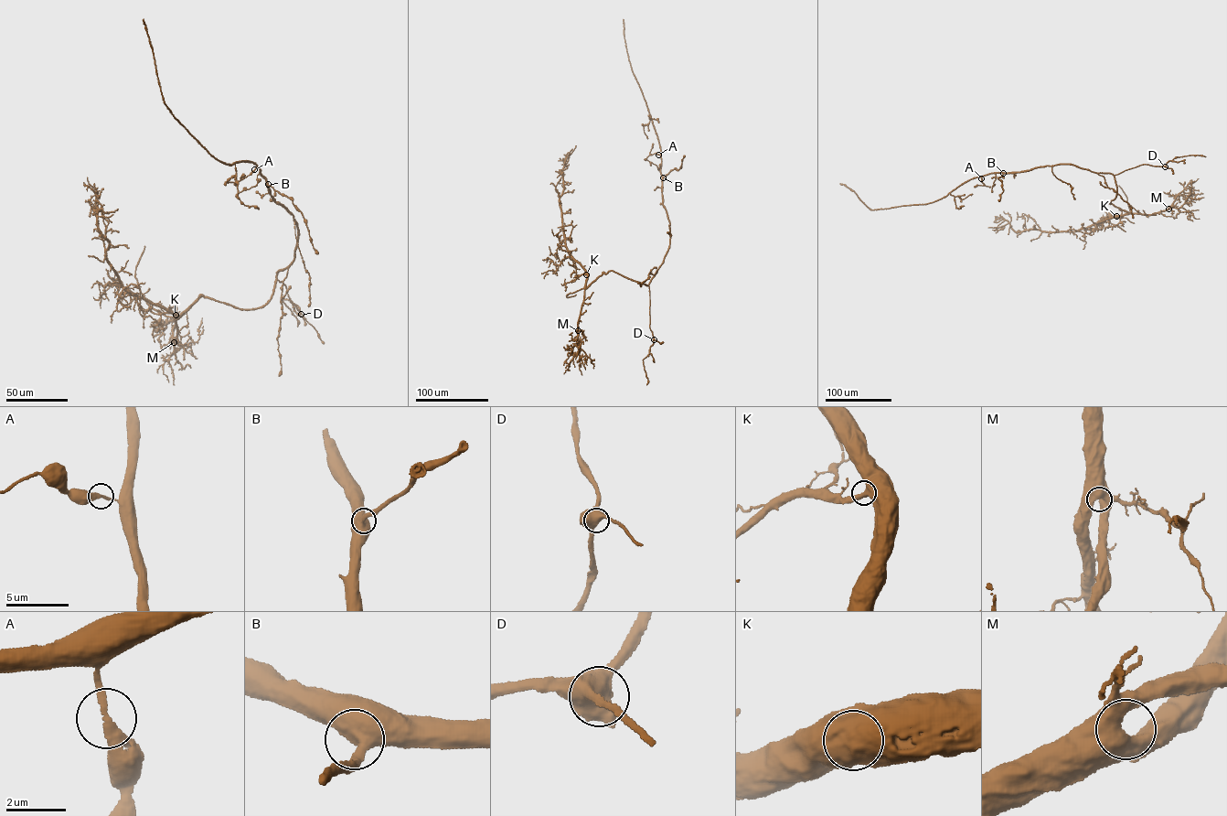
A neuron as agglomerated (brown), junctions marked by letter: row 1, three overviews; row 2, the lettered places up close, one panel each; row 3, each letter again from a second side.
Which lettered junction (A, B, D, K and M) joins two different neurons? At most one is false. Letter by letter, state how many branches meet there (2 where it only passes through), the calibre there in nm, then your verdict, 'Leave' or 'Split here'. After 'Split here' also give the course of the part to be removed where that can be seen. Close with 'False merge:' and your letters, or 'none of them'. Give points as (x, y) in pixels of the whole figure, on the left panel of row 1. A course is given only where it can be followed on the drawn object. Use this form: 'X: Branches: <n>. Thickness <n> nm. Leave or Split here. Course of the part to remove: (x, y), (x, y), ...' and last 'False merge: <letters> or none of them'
A: Branches: 2. Thickness 280 nm. Leave
B: Branches: 2. Thickness 500 nm. Leave
D: Branches: 2. Thickness 650 nm. Leave
K: Branches: 2. Thickness 500 nm. Leave
M: Branches: 2. Thickness 700 nm. Leave
False merge: none of them

